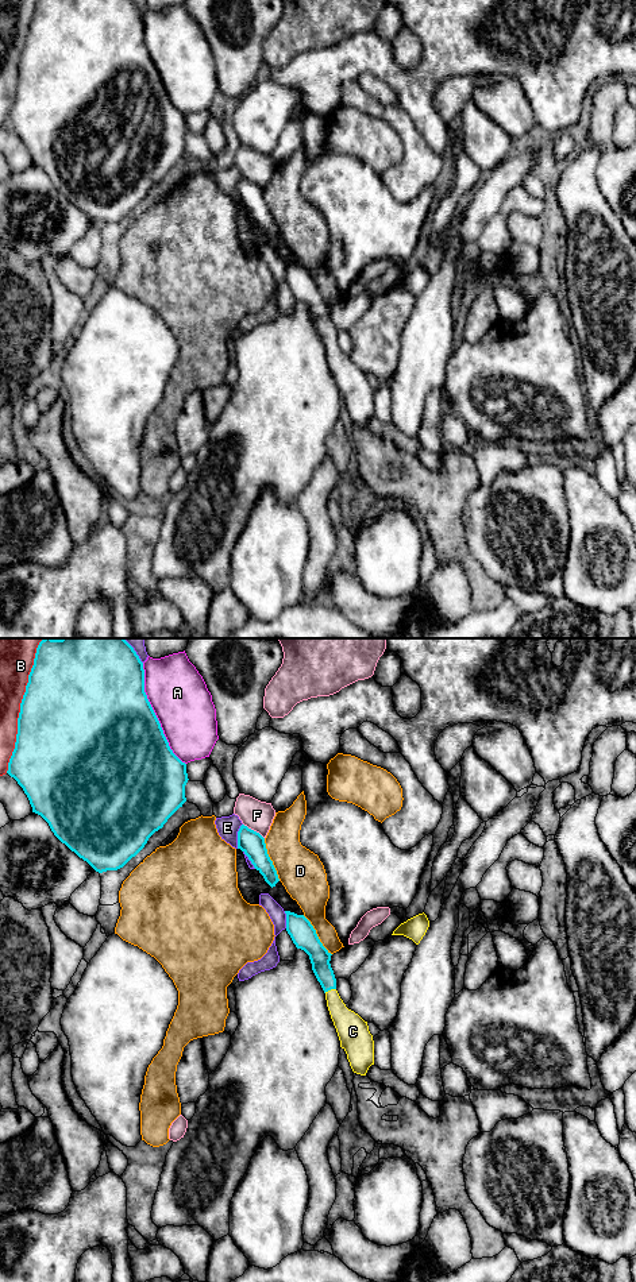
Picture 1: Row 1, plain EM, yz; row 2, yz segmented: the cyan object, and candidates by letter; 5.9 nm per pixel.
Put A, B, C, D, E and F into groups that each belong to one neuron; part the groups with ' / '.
A / B / C / D / E / F

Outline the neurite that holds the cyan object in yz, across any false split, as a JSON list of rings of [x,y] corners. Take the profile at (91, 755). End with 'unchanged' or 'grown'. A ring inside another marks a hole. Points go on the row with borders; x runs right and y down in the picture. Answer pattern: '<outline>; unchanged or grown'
[[[43,638],[39,642],[20,703],[16,742],[7,773],[23,788],[32,812],[41,815],[49,823],[54,835],[99,873],[123,868],[144,847],[149,838],[162,829],[167,819],[186,802],[185,785],[189,780],[186,764],[170,749],[144,692],[143,663],[124,638]]]; unchanged

